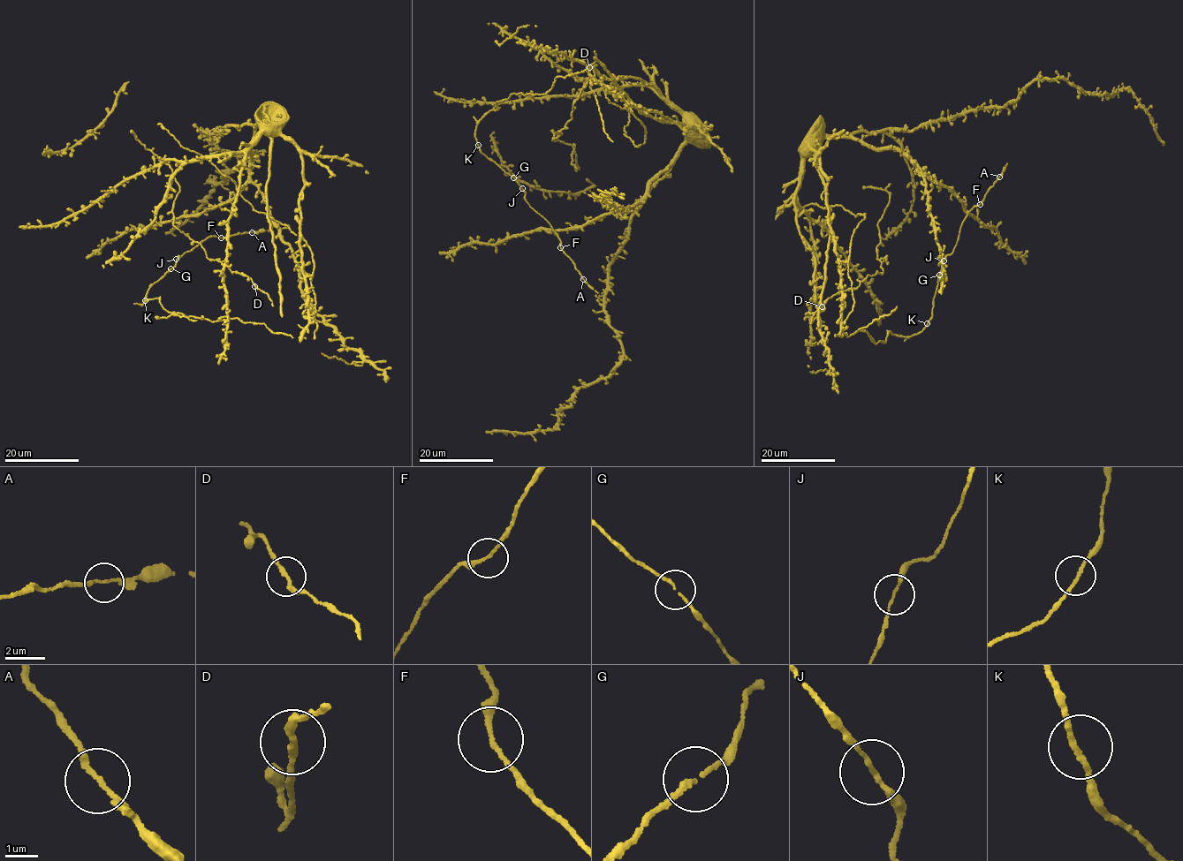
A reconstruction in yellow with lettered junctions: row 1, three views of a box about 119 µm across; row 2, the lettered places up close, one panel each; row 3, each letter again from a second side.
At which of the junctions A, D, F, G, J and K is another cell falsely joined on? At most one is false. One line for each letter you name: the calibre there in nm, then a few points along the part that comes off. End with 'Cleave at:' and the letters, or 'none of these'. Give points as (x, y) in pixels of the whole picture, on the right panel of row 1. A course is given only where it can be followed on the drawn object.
Cleave at: none of these

